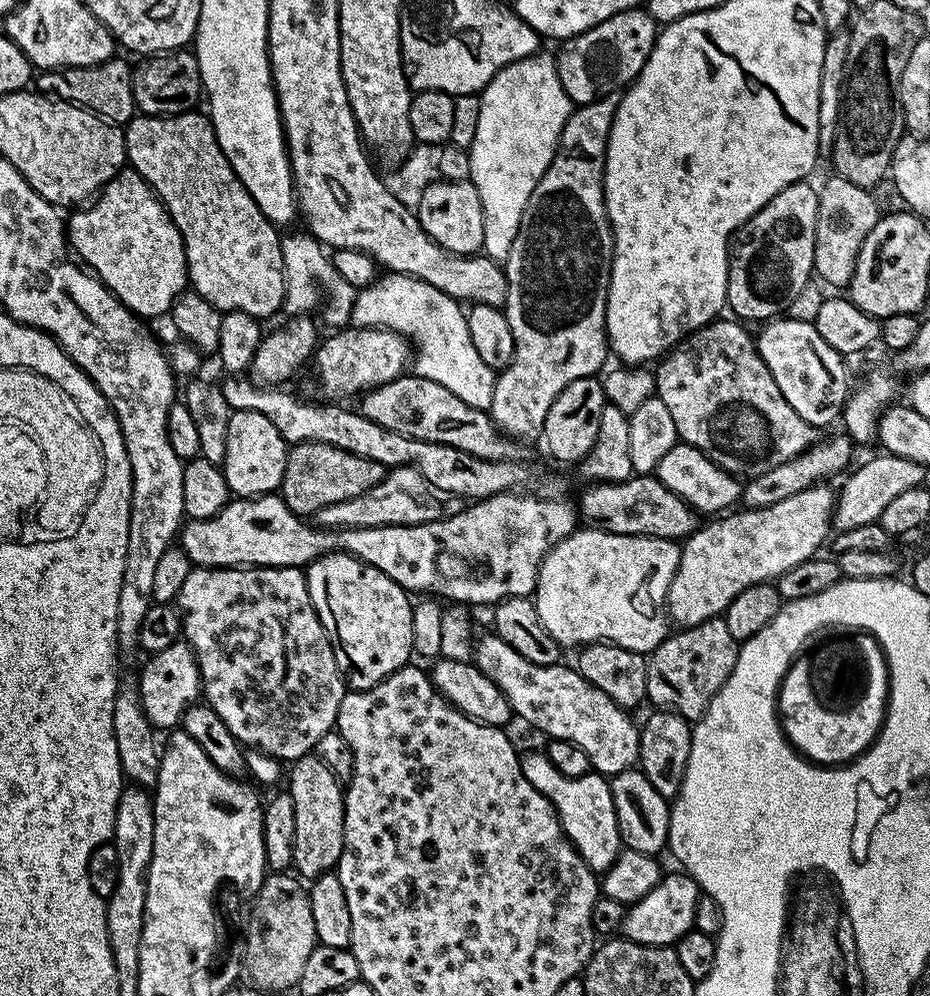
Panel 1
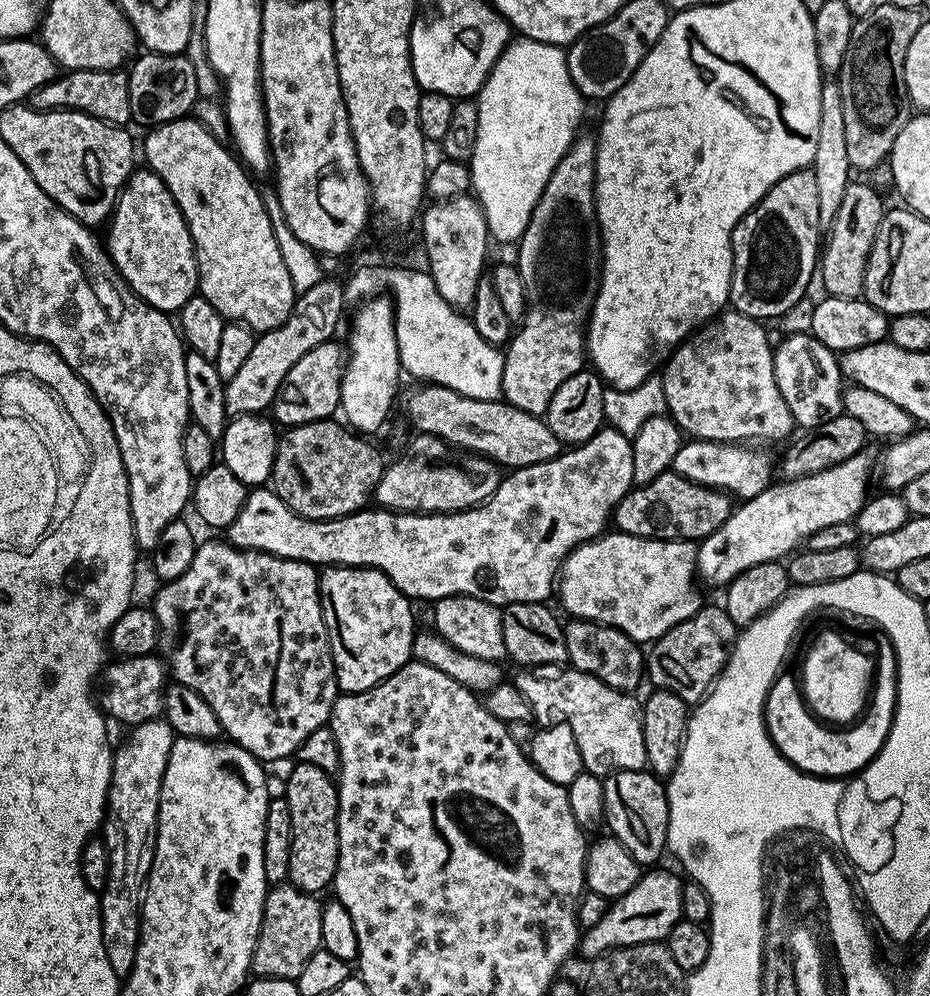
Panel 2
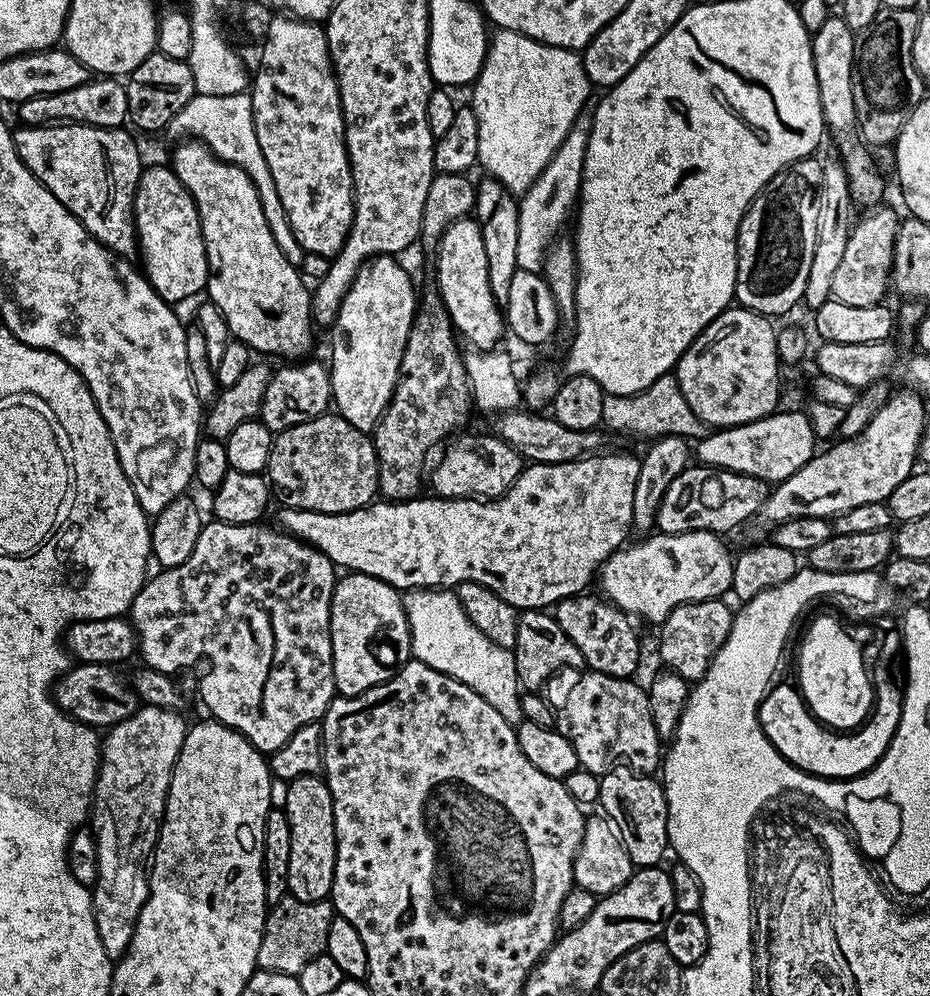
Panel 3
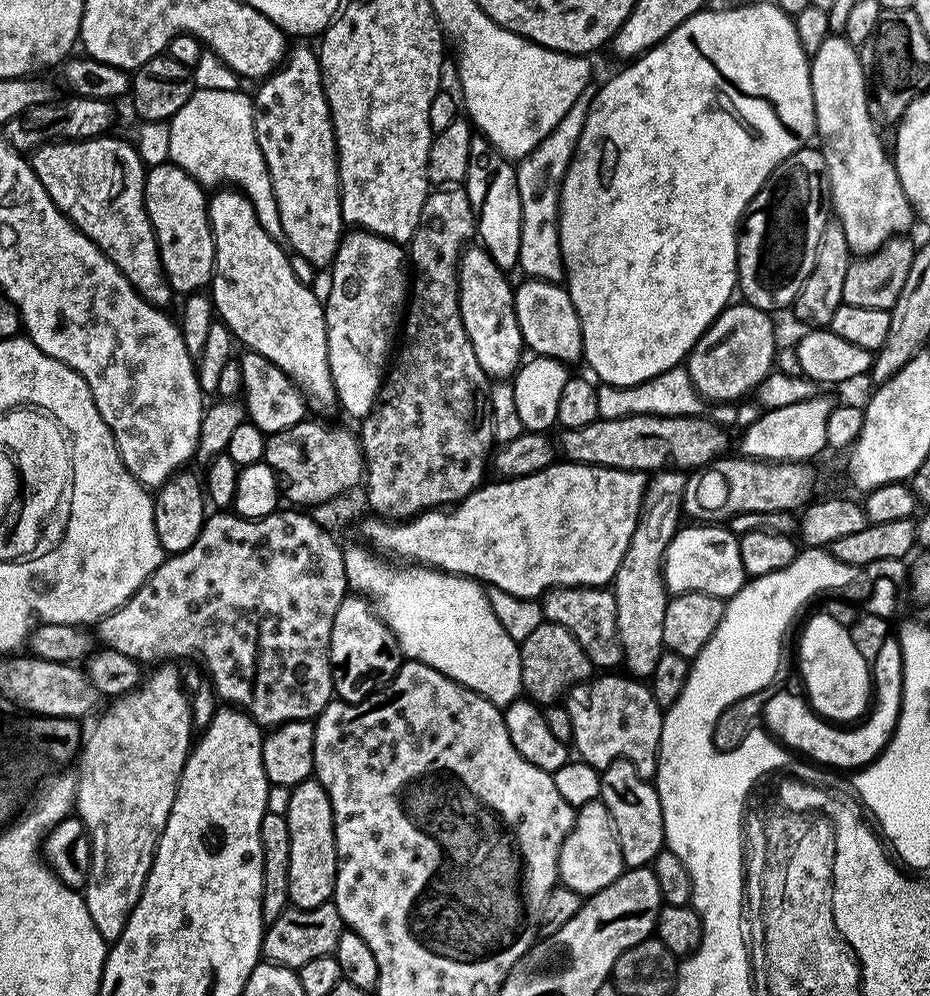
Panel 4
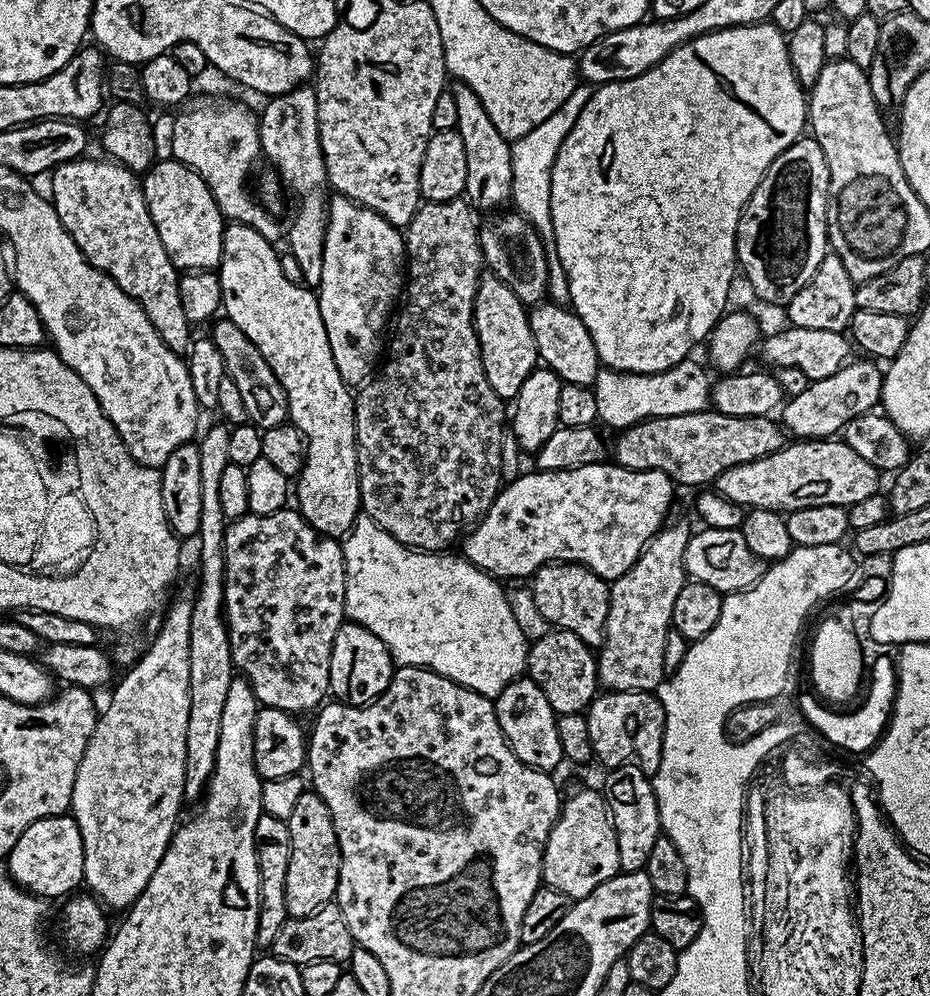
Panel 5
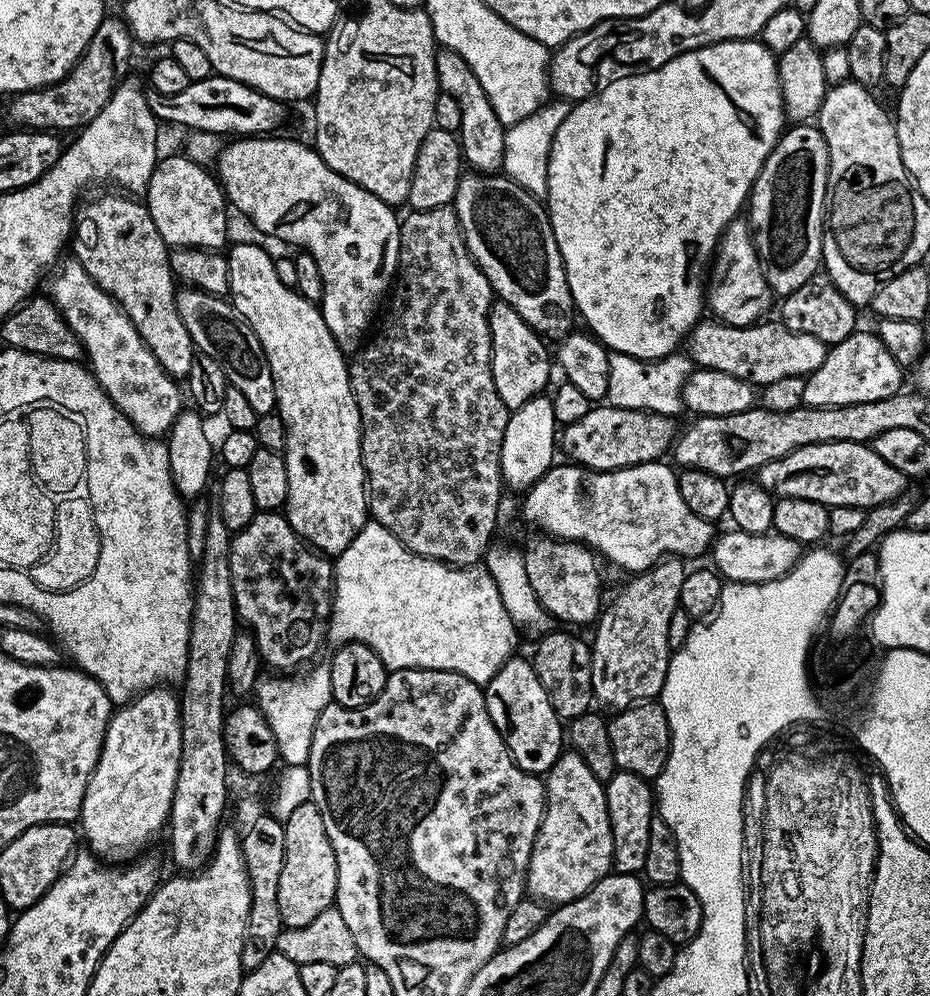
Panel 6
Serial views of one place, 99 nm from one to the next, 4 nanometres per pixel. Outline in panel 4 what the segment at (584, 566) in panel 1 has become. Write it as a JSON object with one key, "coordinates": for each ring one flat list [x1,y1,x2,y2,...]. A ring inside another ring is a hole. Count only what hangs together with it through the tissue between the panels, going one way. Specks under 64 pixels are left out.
{"coordinates":[[704,522,699,526,692,527,696,528,688,528,688,526,681,527,680,531,674,534,674,538,670,542,670,546,664,555,664,584,667,586,669,593,679,594,681,592,701,592,702,594,714,594,721,598,727,598,734,594,738,594,738,590,743,588,746,583,744,567,742,566,742,554,740,553,740,537,732,531,731,527,717,526,712,522]]}

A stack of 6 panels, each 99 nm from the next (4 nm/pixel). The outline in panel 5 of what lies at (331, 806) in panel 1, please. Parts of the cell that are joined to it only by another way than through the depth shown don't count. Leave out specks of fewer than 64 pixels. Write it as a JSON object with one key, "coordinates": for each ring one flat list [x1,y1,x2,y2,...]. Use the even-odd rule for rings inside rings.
{"coordinates":[[315,790,307,791,286,813,290,830,290,870,286,870,286,910,289,917,309,916,323,904,333,903,340,873,340,847,330,809]]}

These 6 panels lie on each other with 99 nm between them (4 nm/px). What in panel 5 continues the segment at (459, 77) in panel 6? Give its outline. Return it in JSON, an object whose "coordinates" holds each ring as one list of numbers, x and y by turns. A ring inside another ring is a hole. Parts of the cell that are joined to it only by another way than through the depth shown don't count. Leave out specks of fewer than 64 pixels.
{"coordinates":[[456,82,450,90,458,106,455,129,458,134,462,134,462,142,466,145,466,199,476,210,499,209,509,203,512,195,512,145,506,138,502,138,502,134,498,134,494,122,490,122,490,114,486,114,486,106,482,106,478,94,474,94,470,86]]}

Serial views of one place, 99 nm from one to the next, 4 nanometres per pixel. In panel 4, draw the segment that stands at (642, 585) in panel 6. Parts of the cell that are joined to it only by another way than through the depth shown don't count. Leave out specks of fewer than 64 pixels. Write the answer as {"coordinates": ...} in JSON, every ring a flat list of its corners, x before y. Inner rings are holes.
{"coordinates":[[669,466,649,479,640,507,640,517,634,526,634,538,630,538,622,566,618,566,616,571,614,595,618,636,624,651,623,667,632,678,651,677,654,666,658,666,658,658,666,650,662,638,662,622,666,618,670,593,664,584,664,555,674,534,682,527,684,491,688,478,687,471]]}

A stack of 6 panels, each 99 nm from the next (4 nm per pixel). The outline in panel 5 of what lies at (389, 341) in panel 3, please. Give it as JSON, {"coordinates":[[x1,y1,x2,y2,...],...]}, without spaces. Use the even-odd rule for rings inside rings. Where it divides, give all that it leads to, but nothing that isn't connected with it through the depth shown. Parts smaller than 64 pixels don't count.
{"coordinates":[[333,195,328,202,328,225,324,239,324,279,318,288,318,299,322,322,326,326,326,338,330,338,330,354,334,354,334,366,338,366,338,374,342,374,349,386,363,385,377,371,378,361,382,356,382,345,386,340,384,327,387,324,389,327,390,317,401,299,405,284,406,253,401,229,386,222,382,214,362,208,345,196]]}

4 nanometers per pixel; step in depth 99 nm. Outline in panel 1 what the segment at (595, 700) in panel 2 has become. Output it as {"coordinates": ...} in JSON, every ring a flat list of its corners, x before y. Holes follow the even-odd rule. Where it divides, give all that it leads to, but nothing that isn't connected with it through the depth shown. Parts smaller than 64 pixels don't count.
{"coordinates":[[489,634,482,637,480,641,478,639,475,641,474,663,482,670,482,674,490,678,490,682,494,682,494,686,502,690,502,694,506,694,513,713,519,719,521,716,537,733,545,732,545,737,568,740,574,746,586,750,586,758,590,758,592,768,601,776,611,778,617,776,619,772,625,772,628,768,637,767,640,759,640,729,637,721,632,721,628,717,631,715,625,709,617,706,610,698,606,698,606,694,598,690,598,686,586,682,586,678,582,678,582,674,576,671,575,667,568,665,567,668,564,662,555,664,530,662,522,658,518,650,506,646,506,642,502,642,502,638,495,634]]}

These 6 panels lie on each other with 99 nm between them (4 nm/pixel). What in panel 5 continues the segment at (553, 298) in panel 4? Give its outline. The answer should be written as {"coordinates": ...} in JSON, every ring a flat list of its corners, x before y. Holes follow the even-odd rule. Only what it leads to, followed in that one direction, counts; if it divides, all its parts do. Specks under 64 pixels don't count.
{"coordinates":[[541,302,528,313,530,330,534,330,534,342,540,355,540,360,552,372,557,372,559,378,565,384,587,384,592,386,596,380,596,375,601,370,600,355,594,346,594,338,590,338,590,330,582,322,582,318,572,311,571,307,559,308,557,304,551,302]]}

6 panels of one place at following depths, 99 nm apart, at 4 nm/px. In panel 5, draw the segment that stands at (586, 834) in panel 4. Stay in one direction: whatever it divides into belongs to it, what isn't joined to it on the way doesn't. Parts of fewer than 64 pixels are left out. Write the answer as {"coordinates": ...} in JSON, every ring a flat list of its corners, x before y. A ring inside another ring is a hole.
{"coordinates":[[584,788,569,800,567,797,560,805,560,816,554,822,544,847,543,883,554,890,562,890,569,901,575,902,586,898,586,894,619,872,616,831,603,795]]}

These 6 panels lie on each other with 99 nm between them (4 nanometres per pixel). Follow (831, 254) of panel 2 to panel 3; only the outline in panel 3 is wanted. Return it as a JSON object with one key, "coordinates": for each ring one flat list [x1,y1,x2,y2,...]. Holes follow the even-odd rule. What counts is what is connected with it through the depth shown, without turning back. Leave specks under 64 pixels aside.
{"coordinates":[[869,207,865,211,868,213,853,223,846,251,842,254,842,263,834,274,833,300,846,302,846,306,874,306,881,303,884,295,890,292,894,242,902,220,896,217,894,209,884,207]]}

